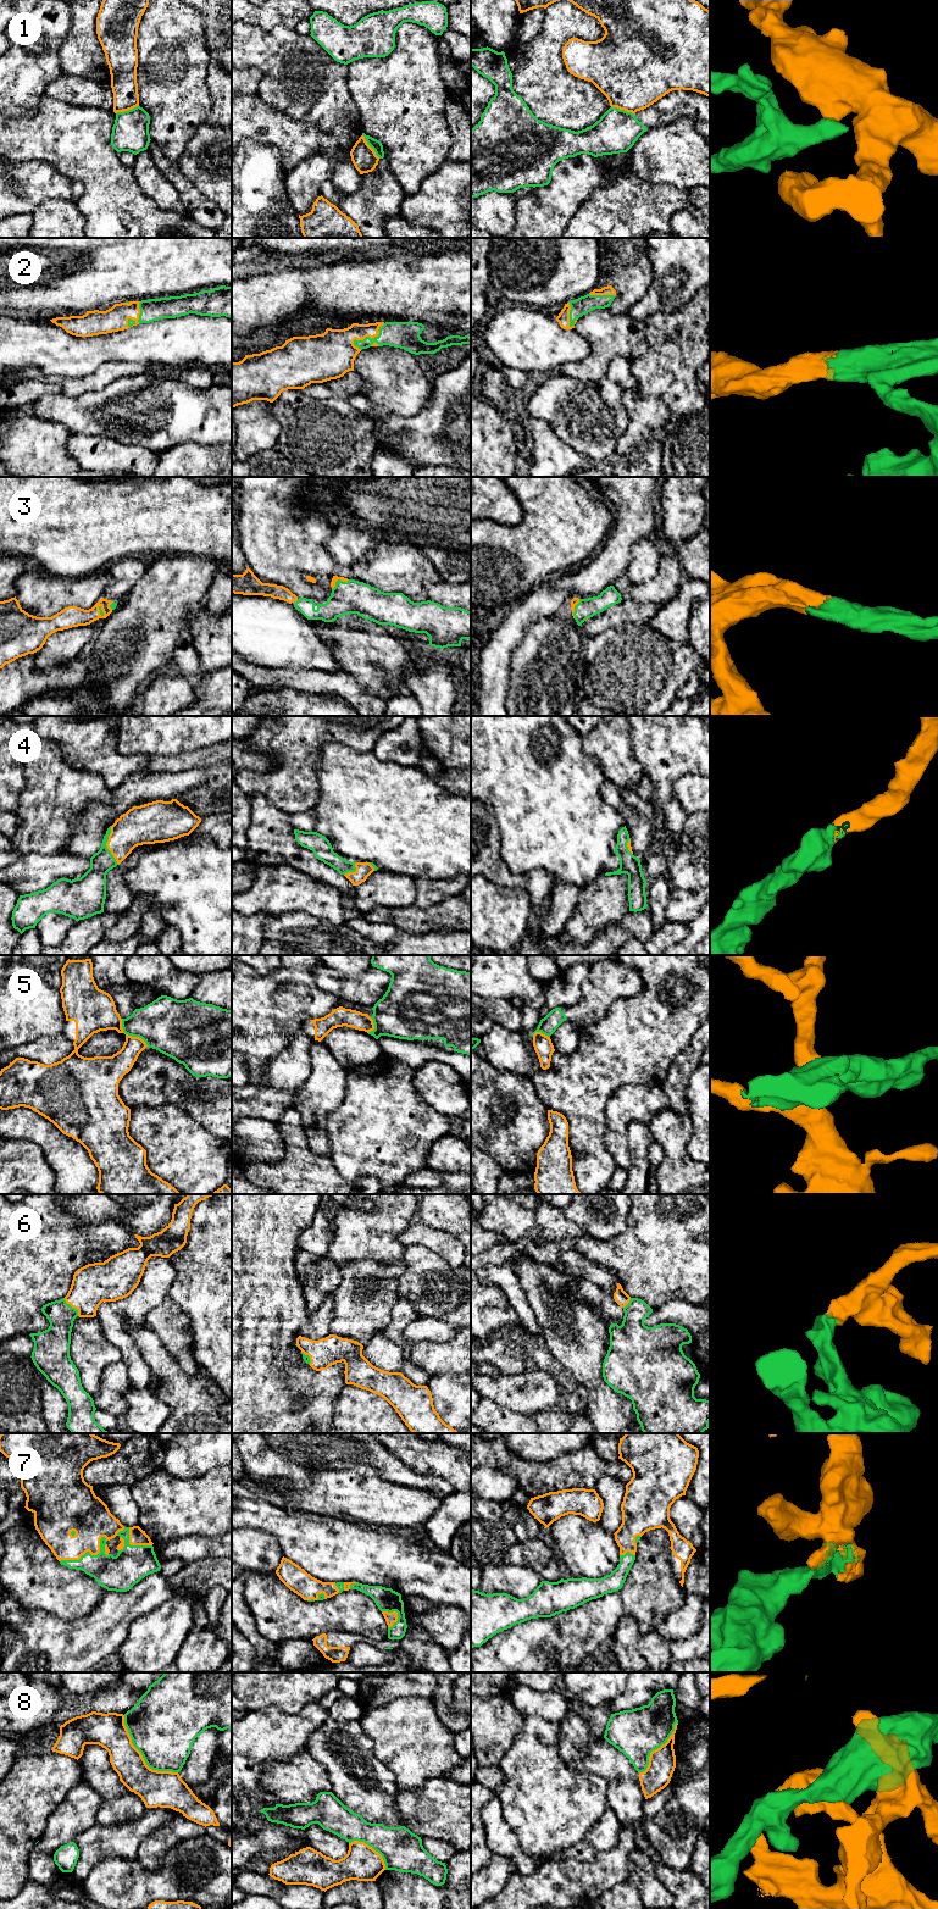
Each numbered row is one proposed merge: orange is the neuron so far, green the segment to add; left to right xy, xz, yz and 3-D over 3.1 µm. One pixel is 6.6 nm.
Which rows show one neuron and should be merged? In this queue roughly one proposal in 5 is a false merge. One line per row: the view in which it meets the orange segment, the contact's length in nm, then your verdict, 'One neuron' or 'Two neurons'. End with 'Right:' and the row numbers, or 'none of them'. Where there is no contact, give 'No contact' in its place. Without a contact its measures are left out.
1: Touches orange in xz. Shared border 200 nm. Two neurons
2: Touches orange in xz. Shared border 260 nm. One neuron
3: Touches orange in xz. Shared border 140 nm. One neuron
4: Touches orange in xy. Shared border 260 nm. One neuron
5: Touches orange in xy. Shared border 260 nm. Two neurons
6: Touches orange in xy. Shared border 160 nm. One neuron
7: Touches orange in xy. Shared border 340 nm. One neuron
8: Touches orange in xy. Shared border 500 nm. Two neurons
Right: 2, 3, 4, 6, 7

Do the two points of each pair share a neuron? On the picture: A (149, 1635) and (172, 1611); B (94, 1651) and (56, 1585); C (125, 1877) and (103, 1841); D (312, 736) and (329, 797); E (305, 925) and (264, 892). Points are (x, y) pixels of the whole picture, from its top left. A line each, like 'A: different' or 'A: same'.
A: same
B: different
C: different
D: different
E: different

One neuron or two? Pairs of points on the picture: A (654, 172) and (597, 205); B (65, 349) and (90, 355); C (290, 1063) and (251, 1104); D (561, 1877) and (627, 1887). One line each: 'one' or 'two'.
A: two
B: one
C: one
D: two

